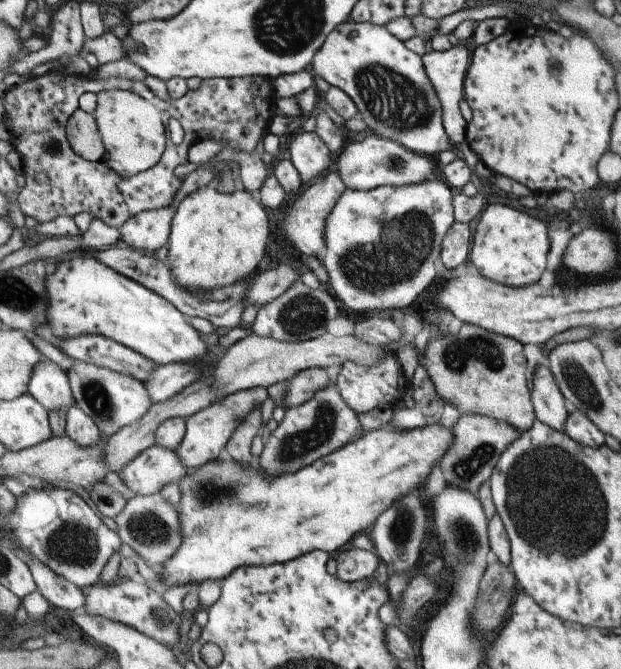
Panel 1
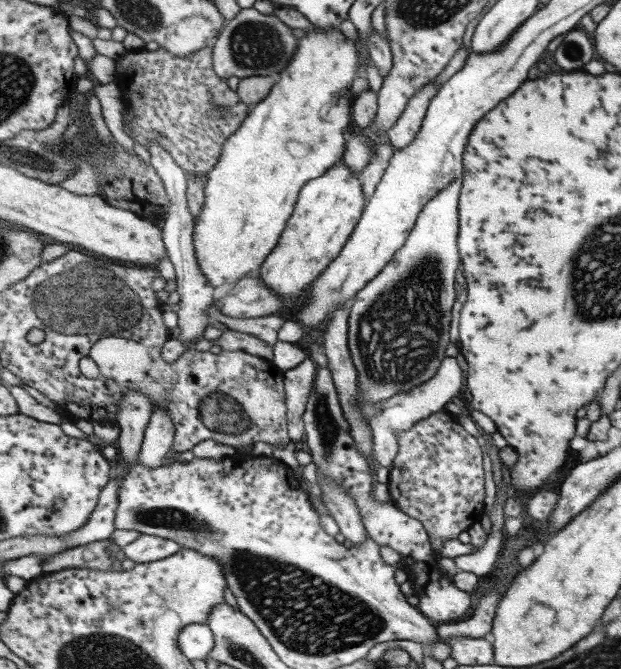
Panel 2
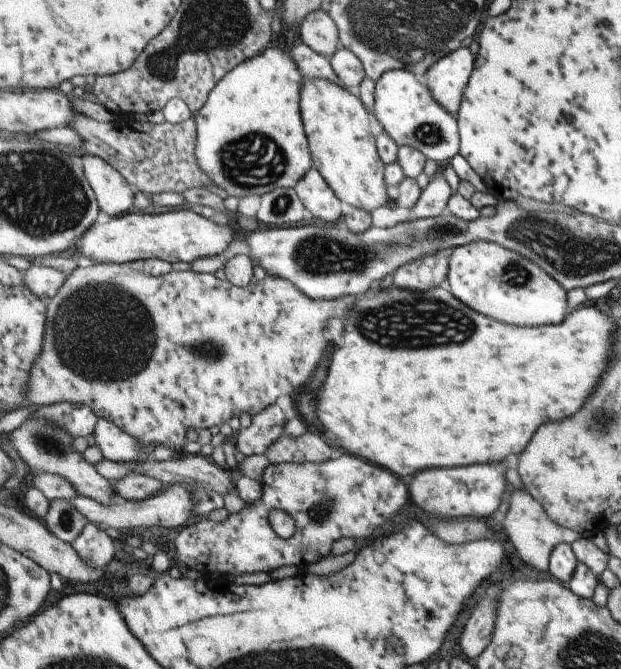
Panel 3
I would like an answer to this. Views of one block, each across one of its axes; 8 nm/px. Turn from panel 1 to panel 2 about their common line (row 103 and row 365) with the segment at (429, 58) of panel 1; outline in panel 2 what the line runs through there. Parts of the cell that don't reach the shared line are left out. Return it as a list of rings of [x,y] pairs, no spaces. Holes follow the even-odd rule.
[[[445,357],[441,360],[443,364],[439,372],[430,381],[423,383],[420,387],[407,390],[389,400],[367,406],[365,414],[369,414],[369,424],[374,436],[374,452],[378,466],[393,469],[394,461],[399,454],[399,444],[396,432],[410,430],[417,422],[444,411],[445,404],[451,403],[455,397],[461,397],[466,382],[466,372],[461,368],[457,357]]]

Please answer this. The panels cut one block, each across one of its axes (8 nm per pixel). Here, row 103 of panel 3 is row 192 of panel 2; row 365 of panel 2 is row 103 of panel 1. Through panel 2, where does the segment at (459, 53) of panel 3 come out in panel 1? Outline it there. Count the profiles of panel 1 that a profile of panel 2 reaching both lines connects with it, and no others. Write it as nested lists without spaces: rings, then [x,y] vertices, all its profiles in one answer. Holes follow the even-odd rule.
[[[353,20],[339,25],[315,54],[310,70],[331,87],[344,90],[375,134],[397,140],[423,156],[436,158],[441,152],[451,150],[463,159],[463,152],[457,150],[447,134],[441,100],[425,70],[423,57],[392,36],[384,25]]]

